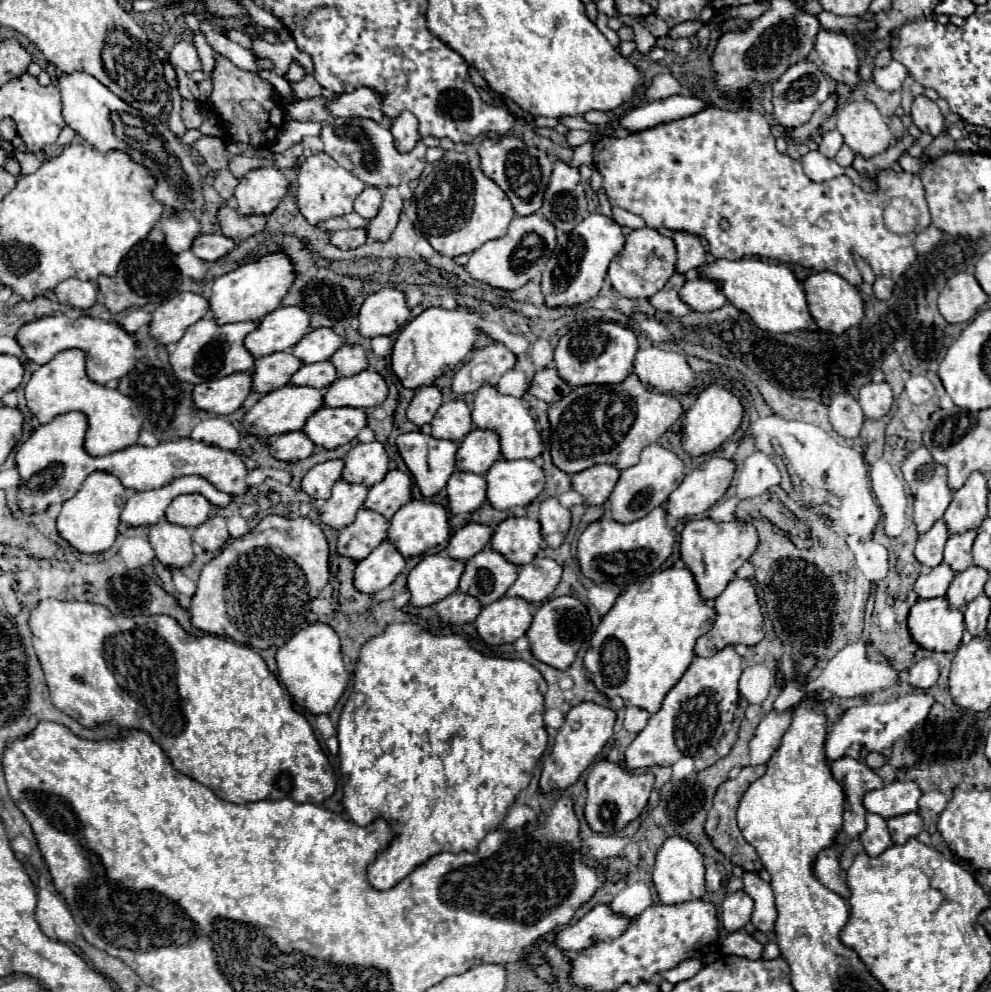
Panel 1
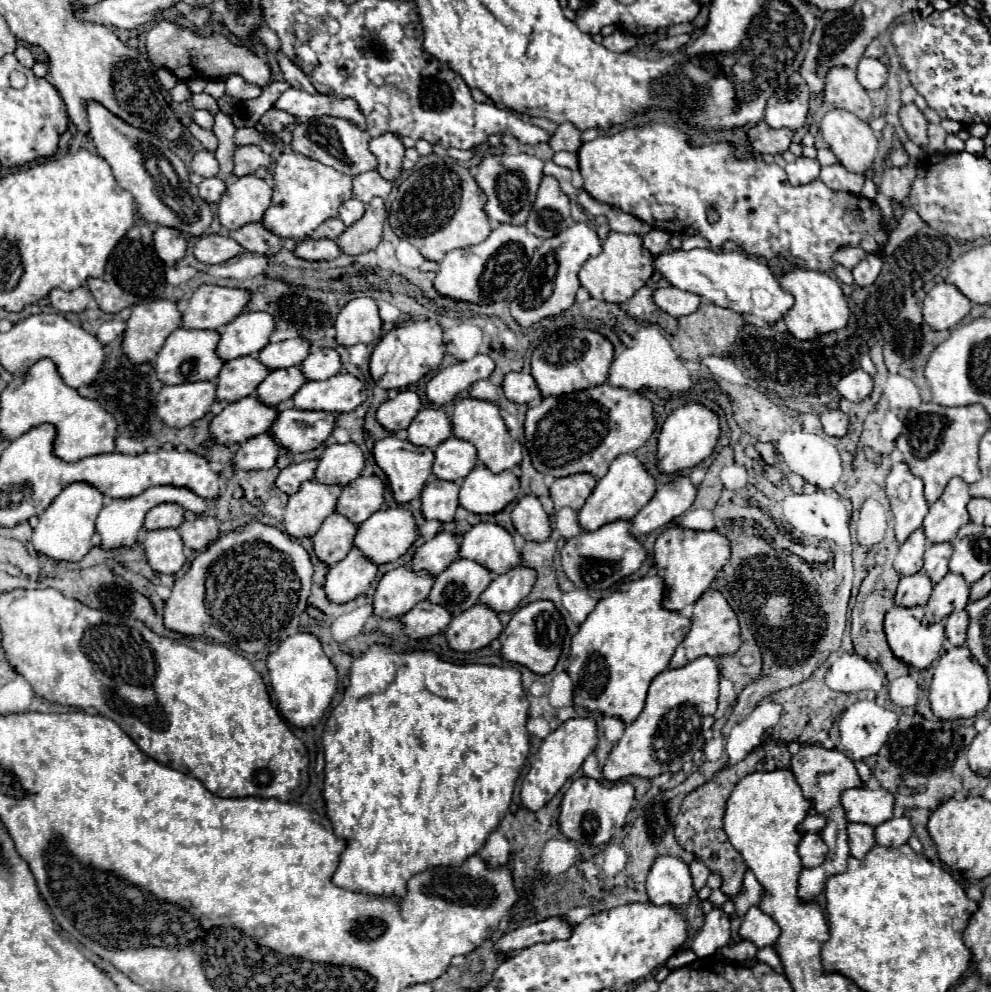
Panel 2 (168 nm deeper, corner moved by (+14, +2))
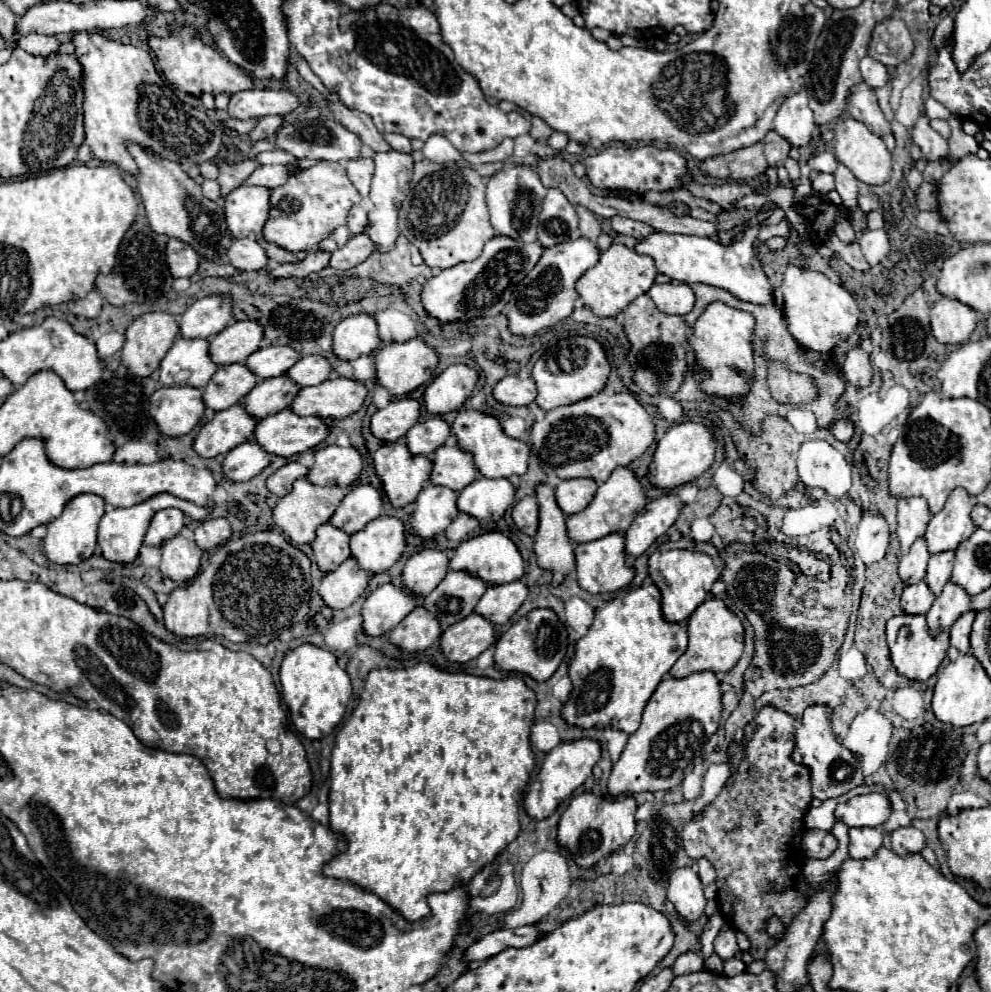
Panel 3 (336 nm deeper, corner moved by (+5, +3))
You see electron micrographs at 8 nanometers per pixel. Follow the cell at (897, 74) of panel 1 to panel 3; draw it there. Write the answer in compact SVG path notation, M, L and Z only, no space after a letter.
M863 57L861 59L861 75L865 79L865 83L873 89L877 87L883 87L887 81L889 81L889 73L887 73L887 67L879 61L875 61L873 57Z

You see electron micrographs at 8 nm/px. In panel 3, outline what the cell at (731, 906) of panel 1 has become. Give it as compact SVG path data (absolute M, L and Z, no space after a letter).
M725 923L719 937L715 939L715 953L727 961L727 959L733 959L737 953L739 953L739 947L737 947L737 941L735 941L735 929Z

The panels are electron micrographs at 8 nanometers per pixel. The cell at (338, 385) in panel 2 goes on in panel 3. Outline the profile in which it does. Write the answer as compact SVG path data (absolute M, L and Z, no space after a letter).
M335 377L313 387L299 389L291 403L291 411L299 417L343 419L361 409L367 387L361 381Z

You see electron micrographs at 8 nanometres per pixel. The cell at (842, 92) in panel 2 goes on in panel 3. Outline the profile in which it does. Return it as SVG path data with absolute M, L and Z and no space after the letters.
M865 83L853 87L853 91L851 91L849 99L847 99L847 111L849 111L849 115L853 119L861 121L875 135L883 137L883 135L891 133L889 121L883 117L873 89L867 87Z

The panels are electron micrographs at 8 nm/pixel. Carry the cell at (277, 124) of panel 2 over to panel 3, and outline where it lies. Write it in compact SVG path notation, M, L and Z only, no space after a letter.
M273 115L273 117L261 117L255 125L255 129L249 133L251 141L261 141L261 139L267 139L269 135L273 135L283 123L283 117L279 115Z

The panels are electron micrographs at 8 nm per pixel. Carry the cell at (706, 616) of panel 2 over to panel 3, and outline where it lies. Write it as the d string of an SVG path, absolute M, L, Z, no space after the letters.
M707 597L705 603L701 603L687 621L687 635L689 645L687 651L677 659L677 663L671 667L671 677L687 677L697 671L713 671L713 673L727 673L733 669L733 665L739 661L743 653L743 625L735 613L727 609L727 605L717 597Z

